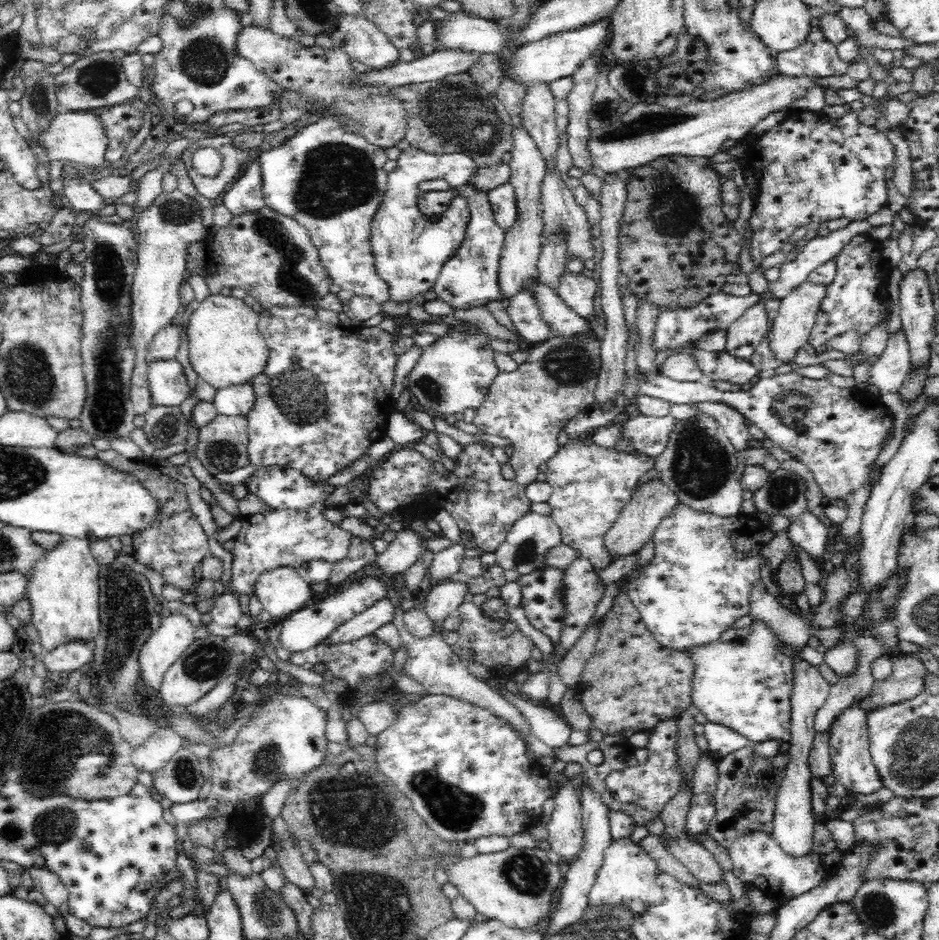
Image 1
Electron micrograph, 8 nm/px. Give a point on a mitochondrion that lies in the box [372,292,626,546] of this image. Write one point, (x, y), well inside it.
(567, 364)

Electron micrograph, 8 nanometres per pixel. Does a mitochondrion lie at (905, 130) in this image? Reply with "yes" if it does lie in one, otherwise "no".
no

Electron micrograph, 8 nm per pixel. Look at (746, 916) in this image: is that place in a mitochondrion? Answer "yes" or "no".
no

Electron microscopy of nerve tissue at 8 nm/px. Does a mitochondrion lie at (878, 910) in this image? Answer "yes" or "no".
yes

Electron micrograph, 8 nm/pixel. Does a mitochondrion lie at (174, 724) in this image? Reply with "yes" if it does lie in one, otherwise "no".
no

